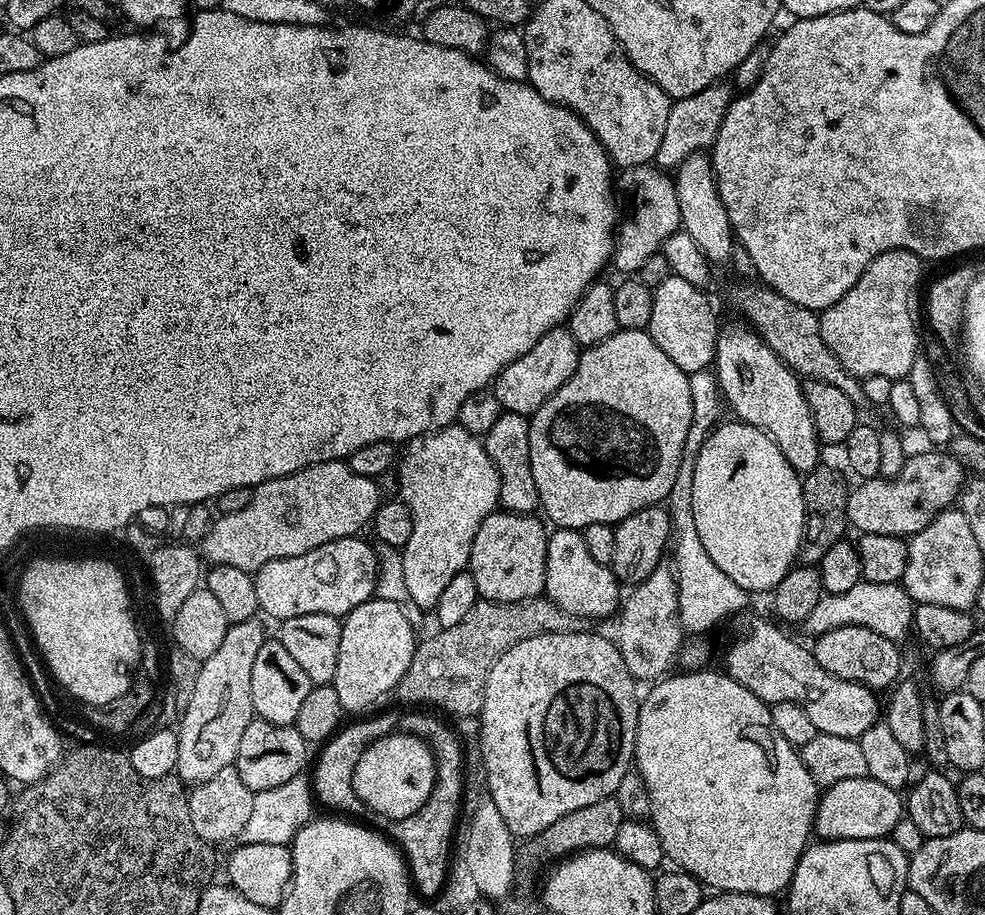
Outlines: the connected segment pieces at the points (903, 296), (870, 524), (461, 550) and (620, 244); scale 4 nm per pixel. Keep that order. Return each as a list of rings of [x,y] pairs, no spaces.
[[[890,250],[886,254],[878,254],[870,266],[854,282],[854,286],[834,306],[823,309],[819,313],[822,342],[830,346],[834,358],[842,362],[842,366],[851,376],[885,376],[892,381],[907,377],[908,371],[914,366],[921,337],[916,337],[916,320],[912,317],[912,291],[920,284],[920,267],[922,261],[917,252],[910,250]]]
[[[928,450],[909,455],[902,472],[885,480],[883,478],[864,478],[860,485],[853,487],[848,494],[848,522],[860,534],[890,534],[911,538],[921,532],[938,515],[939,512],[951,509],[959,501],[960,491],[964,489],[966,468],[948,453],[947,450]]]
[[[459,426],[440,428],[425,436],[415,436],[413,440],[407,441],[405,448],[408,449],[405,452],[403,449],[398,460],[398,496],[410,506],[414,531],[410,533],[410,542],[406,542],[400,552],[403,577],[406,578],[407,591],[417,603],[418,609],[434,610],[438,606],[438,598],[442,598],[454,574],[467,569],[470,546],[474,546],[474,534],[478,534],[478,526],[482,526],[487,516],[497,511],[500,503],[500,475],[490,454],[486,454],[483,439]]]
[[[655,163],[639,164],[623,169],[618,176],[618,188],[624,191],[628,204],[632,209],[628,212],[628,220],[621,219],[616,226],[616,243],[612,245],[611,267],[617,268],[620,274],[636,274],[651,255],[659,253],[670,234],[681,231],[680,211],[678,210],[678,194],[676,181],[665,169],[657,168]]]

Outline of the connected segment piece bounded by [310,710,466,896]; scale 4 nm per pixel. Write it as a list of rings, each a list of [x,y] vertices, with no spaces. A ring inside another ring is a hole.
[[[428,710],[400,711],[404,712],[390,713],[388,720],[384,716],[372,716],[369,720],[360,720],[357,724],[349,723],[341,727],[340,731],[319,749],[320,757],[316,760],[316,769],[310,772],[310,783],[315,799],[319,803],[321,800],[326,807],[333,808],[336,811],[333,813],[359,817],[356,815],[363,813],[365,806],[354,790],[354,766],[358,766],[358,758],[362,758],[365,750],[374,742],[378,742],[378,738],[390,732],[422,738],[422,742],[426,742],[434,754],[436,789],[432,791],[422,810],[418,810],[410,818],[391,821],[386,832],[406,857],[415,891],[417,888],[424,896],[436,896],[448,880],[448,859],[453,859],[454,856],[454,837],[457,835],[458,817],[462,812],[466,748],[464,744],[460,745],[460,740],[456,737],[455,730],[447,724],[447,719]]]

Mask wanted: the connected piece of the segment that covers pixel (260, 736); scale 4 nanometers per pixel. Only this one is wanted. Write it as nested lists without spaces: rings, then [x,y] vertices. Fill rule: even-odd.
[[[253,718],[242,734],[242,743],[238,745],[234,766],[242,782],[246,782],[246,786],[255,794],[262,790],[274,790],[274,786],[282,786],[282,782],[290,782],[290,778],[301,775],[305,771],[304,763],[308,760],[308,751],[308,741],[302,738],[302,734],[298,734],[293,725]]]

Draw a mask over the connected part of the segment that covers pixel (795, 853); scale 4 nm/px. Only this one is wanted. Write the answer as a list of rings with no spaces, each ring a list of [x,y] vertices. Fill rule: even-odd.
[[[684,670],[679,673],[681,676],[665,675],[649,687],[652,689],[648,693],[643,693],[638,714],[634,768],[646,782],[646,790],[650,796],[650,823],[662,842],[665,857],[669,861],[673,860],[676,863],[673,865],[677,869],[688,872],[695,880],[699,880],[705,889],[776,898],[779,897],[779,892],[781,895],[792,883],[792,875],[798,866],[800,856],[810,843],[822,788],[814,782],[814,778],[810,778],[810,770],[806,770],[799,751],[790,742],[786,742],[786,738],[782,738],[778,730],[774,730],[771,707],[754,694],[750,694],[750,690],[742,686],[742,682],[730,678],[727,672],[708,671]]]

